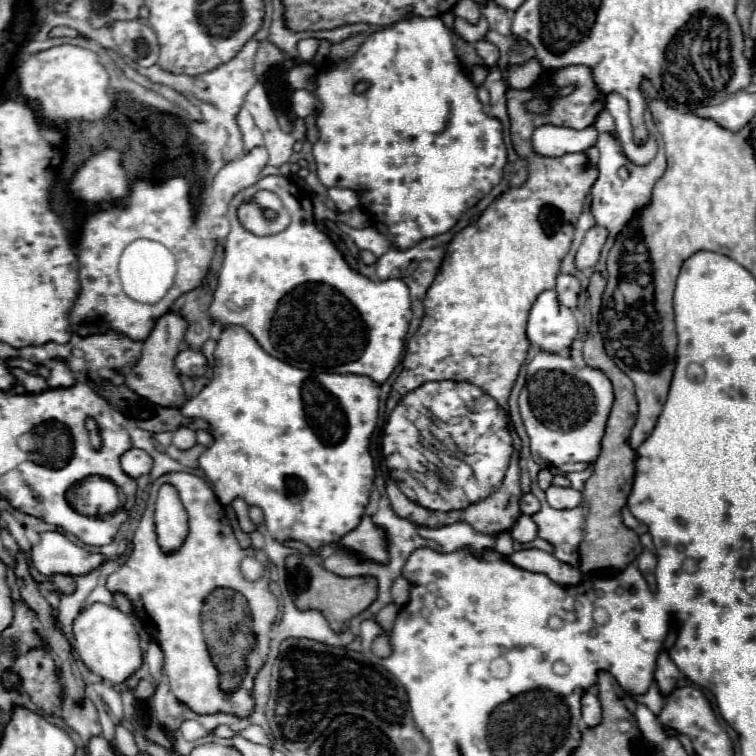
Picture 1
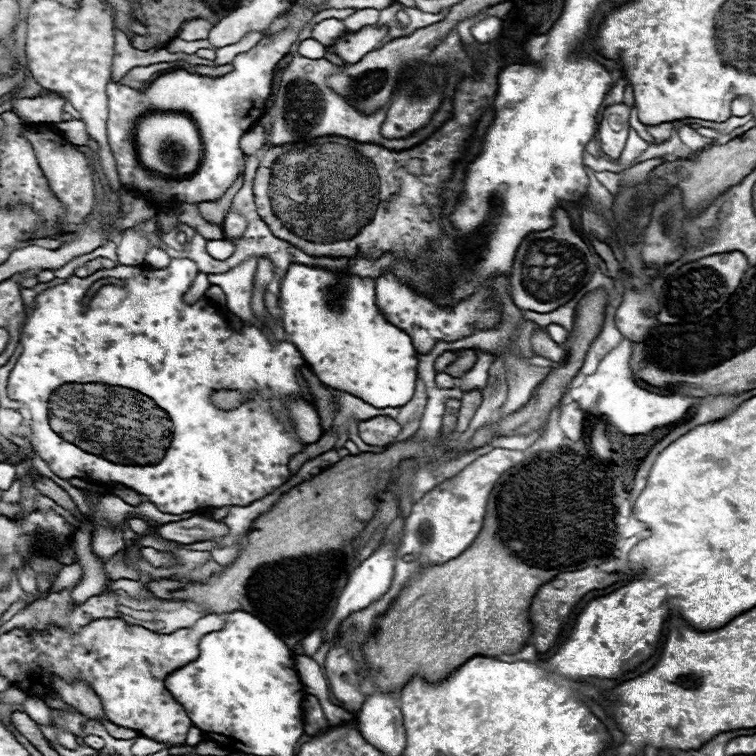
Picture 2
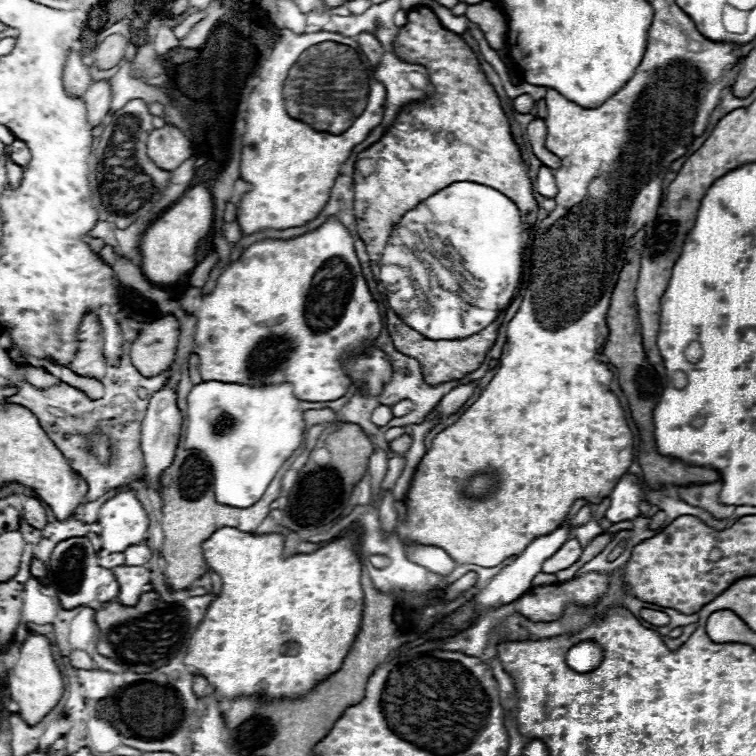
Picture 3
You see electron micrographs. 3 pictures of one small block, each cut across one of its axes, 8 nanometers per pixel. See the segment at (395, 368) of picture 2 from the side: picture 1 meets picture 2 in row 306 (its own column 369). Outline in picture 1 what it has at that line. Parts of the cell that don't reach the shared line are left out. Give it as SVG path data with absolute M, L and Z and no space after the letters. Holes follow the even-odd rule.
M266 176L246 192L238 192L230 204L230 222L232 230L226 236L224 244L224 262L218 276L218 286L214 300L210 304L210 316L220 322L220 326L238 324L246 328L258 344L284 362L290 362L296 368L310 372L338 372L338 374L362 374L372 378L376 384L388 380L394 368L400 364L404 350L404 336L412 320L410 310L410 292L402 280L368 280L362 274L354 272L338 248L314 226L312 202L306 192L302 192L294 182L282 176ZM270 190L278 194L288 208L292 220L290 226L276 236L256 236L248 232L236 216L240 200L248 200L248 192Z

